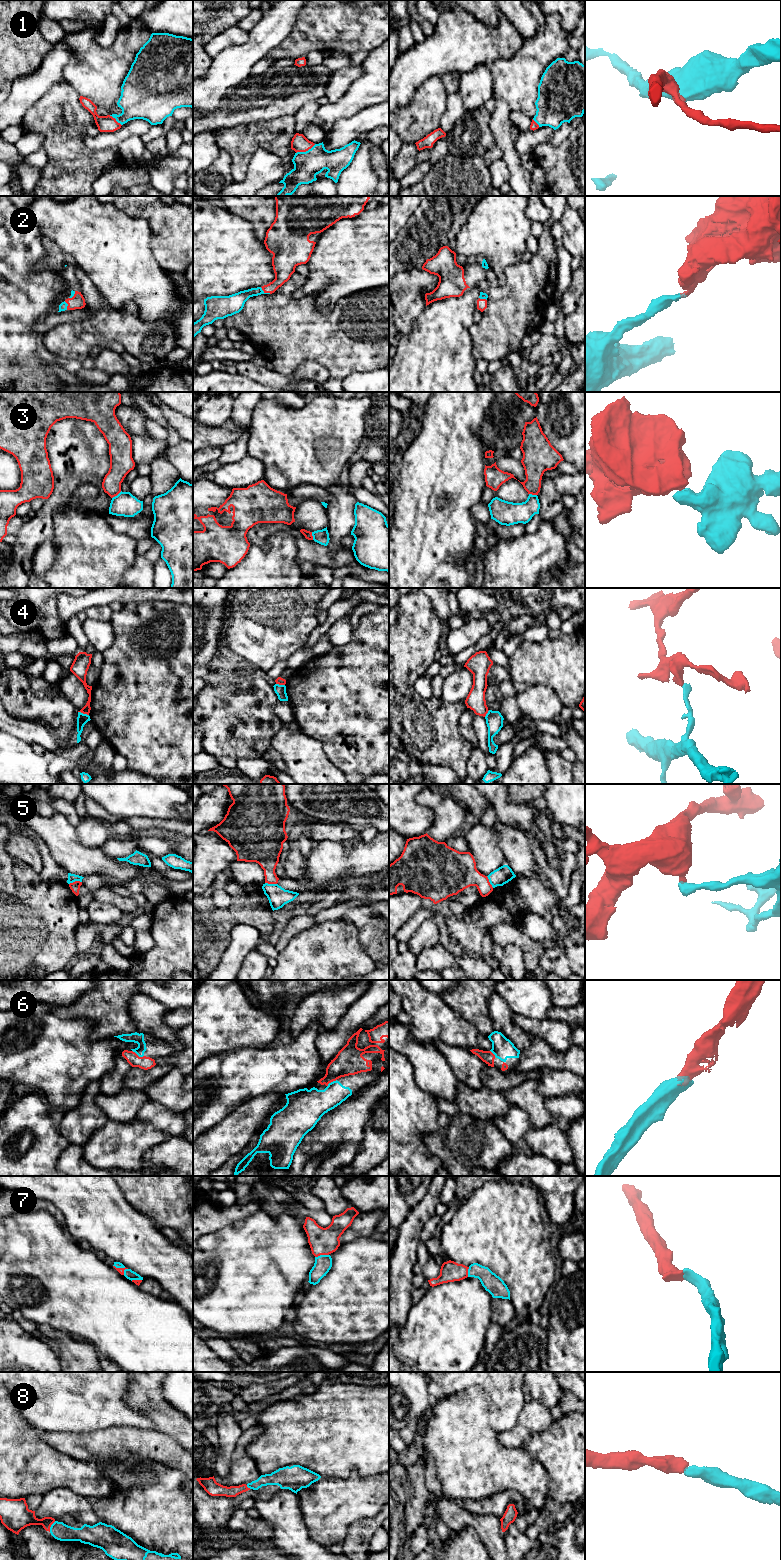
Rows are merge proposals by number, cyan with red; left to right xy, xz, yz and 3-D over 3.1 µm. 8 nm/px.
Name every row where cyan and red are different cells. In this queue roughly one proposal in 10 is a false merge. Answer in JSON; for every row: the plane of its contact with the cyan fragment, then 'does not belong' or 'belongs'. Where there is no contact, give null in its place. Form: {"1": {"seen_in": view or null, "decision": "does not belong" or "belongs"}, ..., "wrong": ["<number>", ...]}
{"1": {"seen_in": "xz", "decision": "belongs"}, "2": {"seen_in": "xz", "decision": "belongs"}, "3": {"seen_in": "xy", "decision": "does not belong"}, "4": {"seen_in": "xy", "decision": "does not belong"}, "5": {"seen_in": "xy", "decision": "does not belong"}, "6": {"seen_in": "xy", "decision": "belongs"}, "7": {"seen_in": "xz", "decision": "belongs"}, "8": {"seen_in": "xy", "decision": "belongs"}, "wrong": ["3", "4", "5"]}

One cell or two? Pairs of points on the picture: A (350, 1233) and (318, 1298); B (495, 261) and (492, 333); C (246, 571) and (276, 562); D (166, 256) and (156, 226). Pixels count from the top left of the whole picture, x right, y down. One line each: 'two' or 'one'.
A: two
B: two
C: one
D: one

